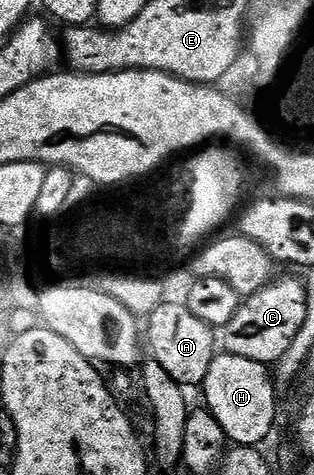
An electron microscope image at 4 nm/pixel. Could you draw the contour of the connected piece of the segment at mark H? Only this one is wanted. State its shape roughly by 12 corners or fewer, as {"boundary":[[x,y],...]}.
{"boundary":[[212,358],[205,407],[227,439],[256,446],[276,426],[275,379],[260,361]]}

